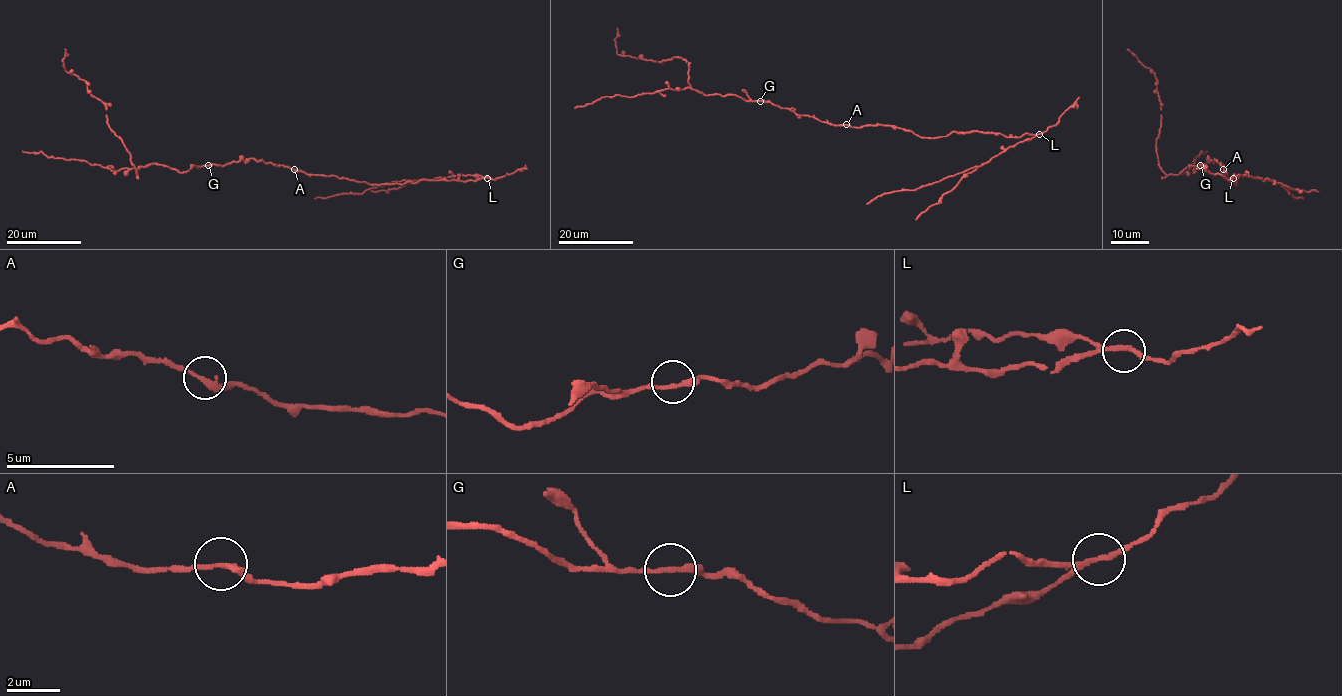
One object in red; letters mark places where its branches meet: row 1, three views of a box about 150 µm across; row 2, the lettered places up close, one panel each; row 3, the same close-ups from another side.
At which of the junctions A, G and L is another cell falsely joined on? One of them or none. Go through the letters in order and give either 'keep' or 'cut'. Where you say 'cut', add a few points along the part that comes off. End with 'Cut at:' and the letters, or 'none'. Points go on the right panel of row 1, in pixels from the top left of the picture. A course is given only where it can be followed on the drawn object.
A: keep
G: keep
L: cut; foreign part runs (1233, 178), (1245, 175), (1272, 180), (1295, 198), (1303, 198)
Cut at: L

